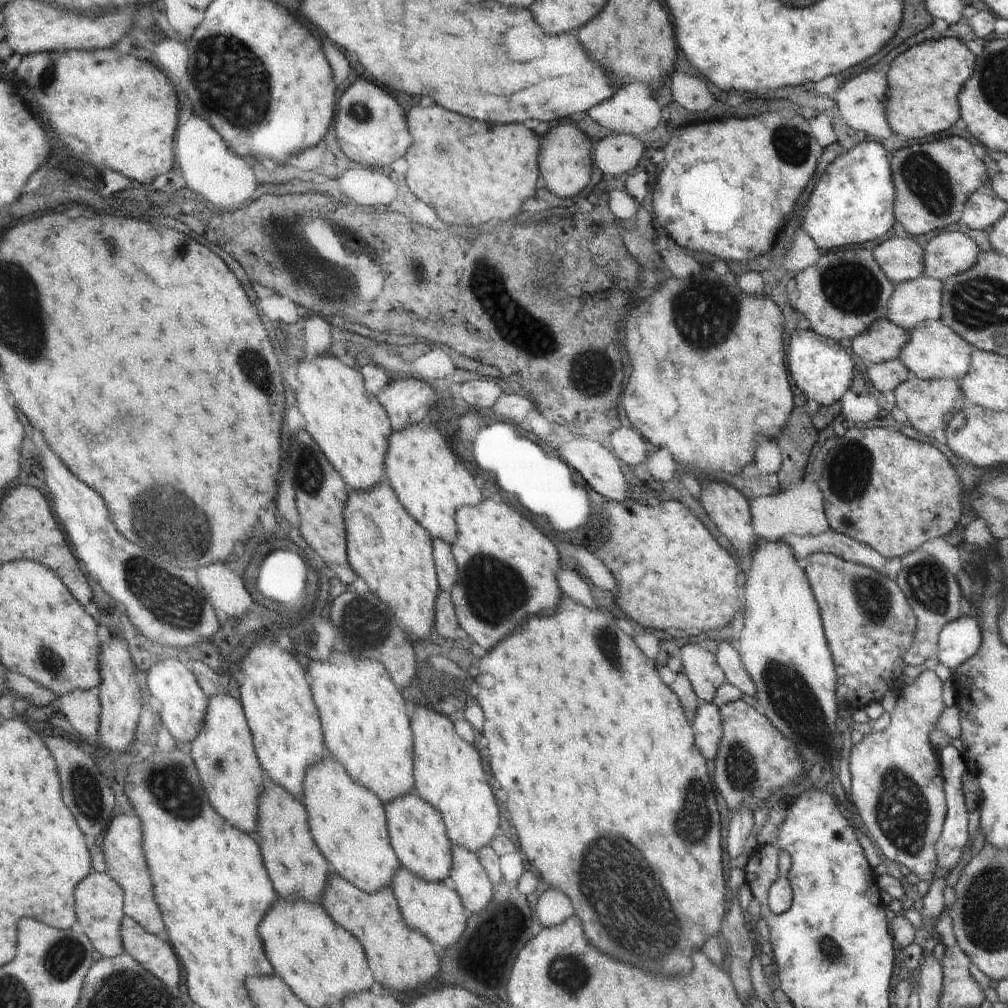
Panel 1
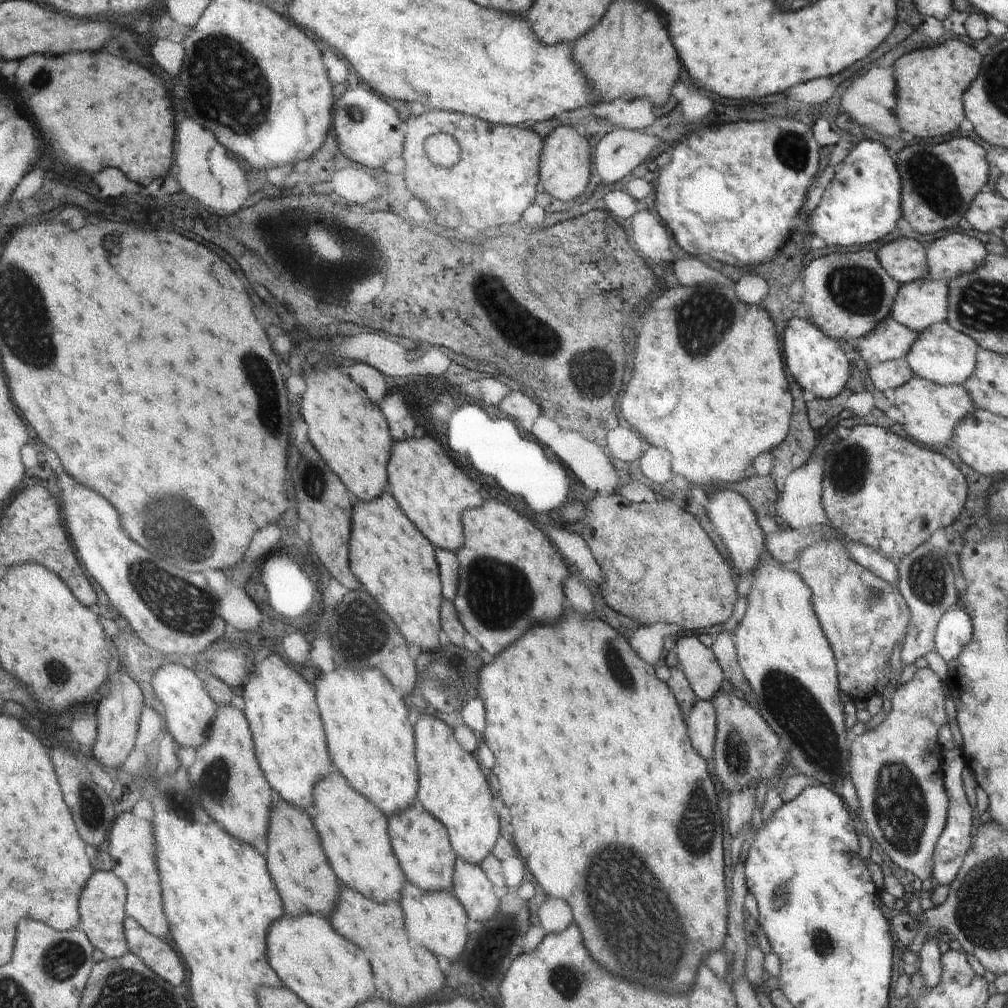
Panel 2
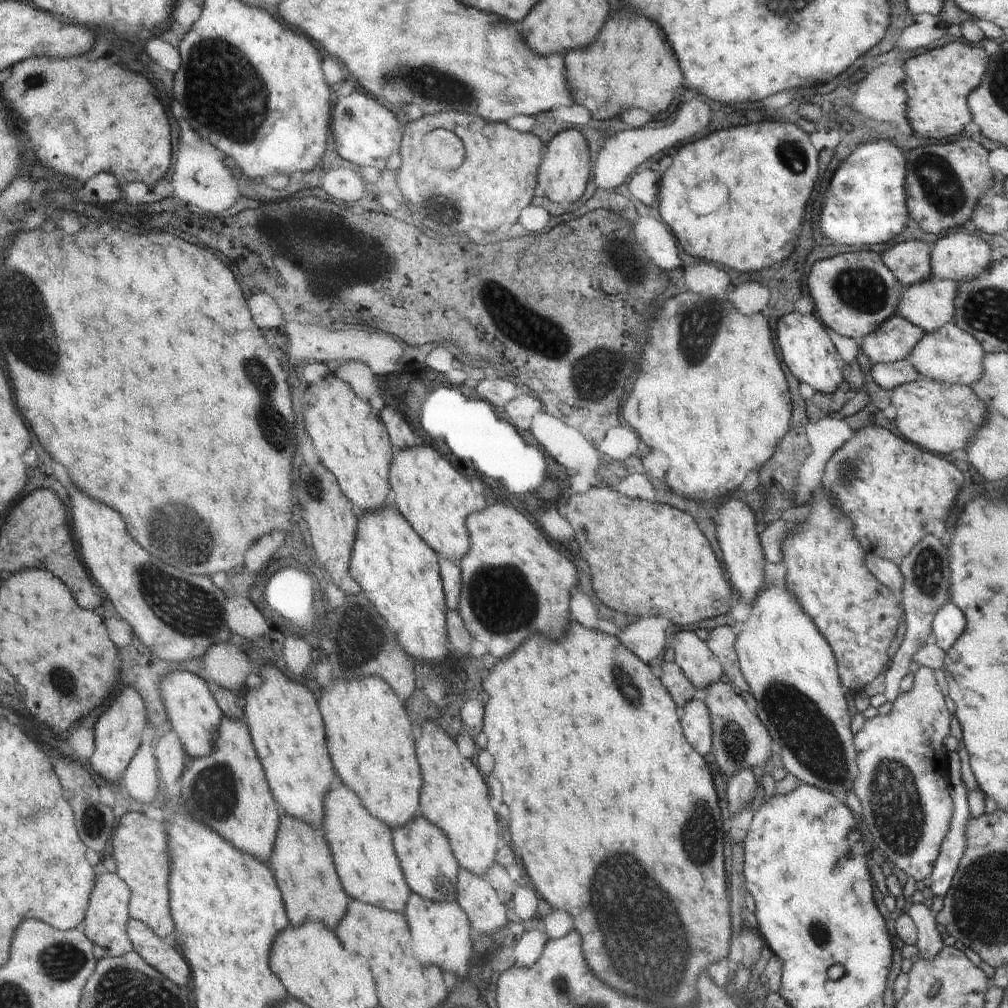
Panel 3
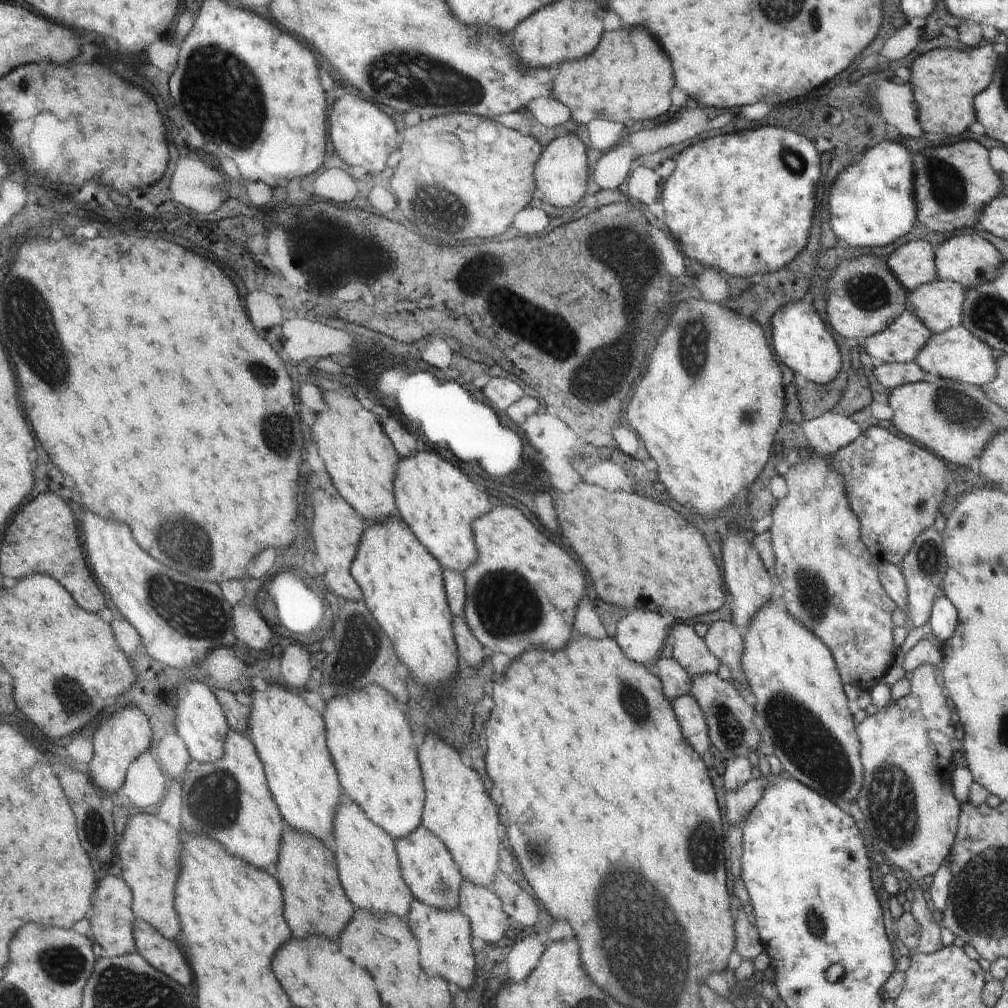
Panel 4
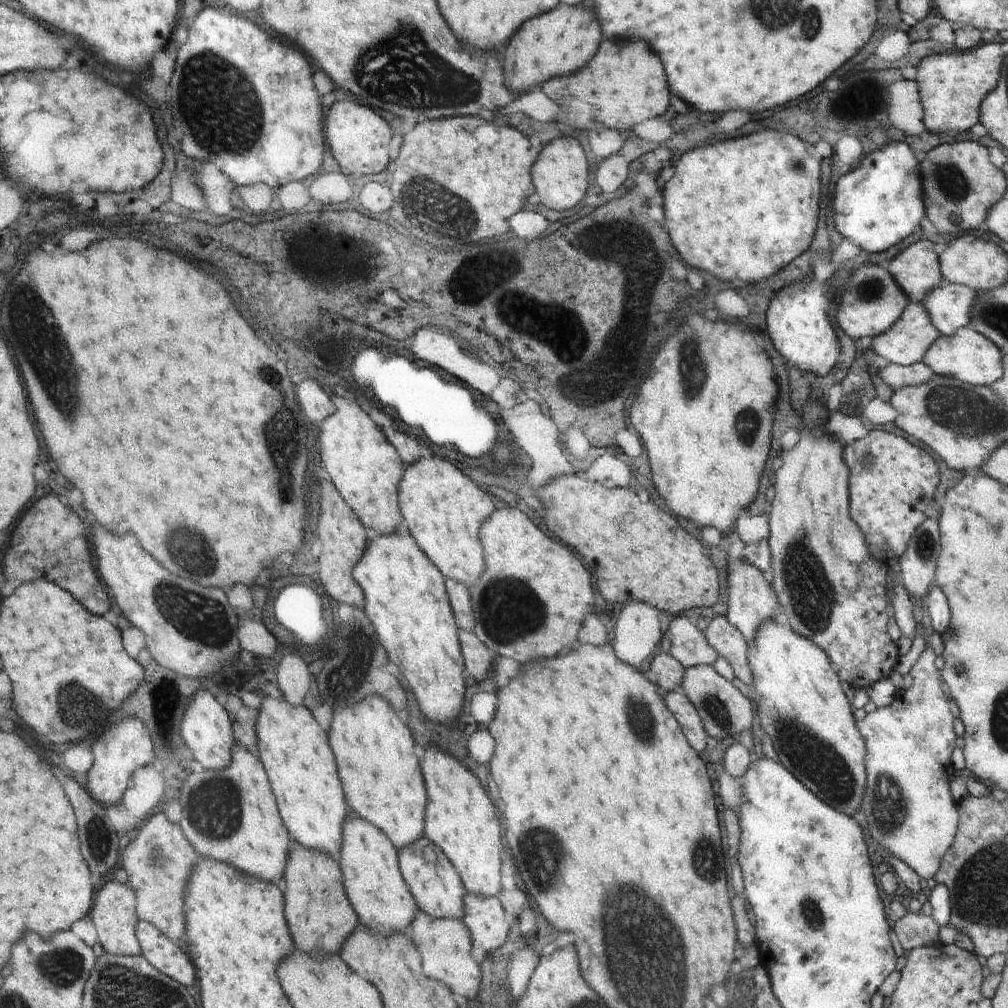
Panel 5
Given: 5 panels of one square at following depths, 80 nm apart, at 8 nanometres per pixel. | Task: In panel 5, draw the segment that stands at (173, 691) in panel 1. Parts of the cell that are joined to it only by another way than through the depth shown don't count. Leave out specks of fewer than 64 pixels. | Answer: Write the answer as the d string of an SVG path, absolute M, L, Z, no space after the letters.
M199 690L193 694L183 718L181 733L204 769L220 770L232 761L234 738L231 718L208 690Z

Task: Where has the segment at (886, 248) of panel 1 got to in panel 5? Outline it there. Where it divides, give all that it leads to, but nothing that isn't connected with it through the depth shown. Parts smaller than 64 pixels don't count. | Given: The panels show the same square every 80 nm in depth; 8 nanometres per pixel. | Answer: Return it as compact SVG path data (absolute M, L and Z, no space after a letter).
M924 239L912 243L892 258L887 266L913 303L921 303L926 293L944 280L934 245Z

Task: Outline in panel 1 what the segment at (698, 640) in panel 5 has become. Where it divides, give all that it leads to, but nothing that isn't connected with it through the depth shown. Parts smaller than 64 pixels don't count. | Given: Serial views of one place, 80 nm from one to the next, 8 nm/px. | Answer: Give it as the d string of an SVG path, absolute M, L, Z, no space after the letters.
M686 644L680 650L683 672L689 678L701 702L712 703L716 691L724 682L725 674L718 666L715 655L704 644Z

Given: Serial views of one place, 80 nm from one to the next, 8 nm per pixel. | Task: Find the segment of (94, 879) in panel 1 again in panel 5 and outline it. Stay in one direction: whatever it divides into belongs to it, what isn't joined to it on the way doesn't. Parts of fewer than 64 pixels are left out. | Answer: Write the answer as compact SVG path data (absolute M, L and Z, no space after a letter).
M115 879L108 881L99 892L91 915L99 934L99 940L106 952L113 955L138 956L143 954L141 939L137 935L141 922L138 914L138 903L137 891L132 886Z

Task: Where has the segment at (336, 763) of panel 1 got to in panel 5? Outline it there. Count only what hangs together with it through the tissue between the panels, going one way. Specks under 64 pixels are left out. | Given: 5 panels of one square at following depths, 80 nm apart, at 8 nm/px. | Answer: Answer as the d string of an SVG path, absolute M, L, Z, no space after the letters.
M358 816L346 818L342 836L340 862L342 874L346 874L346 894L350 894L350 902L354 902L354 910L358 910L364 926L370 926L370 930L378 930L380 934L409 930L417 914L417 901L398 870L396 853L399 852L390 838L382 829Z

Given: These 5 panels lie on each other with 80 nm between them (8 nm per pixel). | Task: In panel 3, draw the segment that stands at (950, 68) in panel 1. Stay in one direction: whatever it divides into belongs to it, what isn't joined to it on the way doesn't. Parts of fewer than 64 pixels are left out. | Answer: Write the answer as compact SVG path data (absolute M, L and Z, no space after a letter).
M958 39L945 45L939 43L932 48L925 48L903 62L904 79L901 82L907 94L905 113L914 136L920 134L924 139L942 140L942 137L956 136L964 130L964 126L970 122L967 96L981 81L989 58L982 46L975 46Z

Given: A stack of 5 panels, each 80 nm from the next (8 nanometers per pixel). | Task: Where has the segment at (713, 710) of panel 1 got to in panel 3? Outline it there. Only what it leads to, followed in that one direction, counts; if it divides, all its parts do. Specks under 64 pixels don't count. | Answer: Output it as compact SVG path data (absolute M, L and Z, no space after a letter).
M698 696L692 699L682 709L681 722L686 732L686 738L702 755L712 752L711 716L704 700Z

